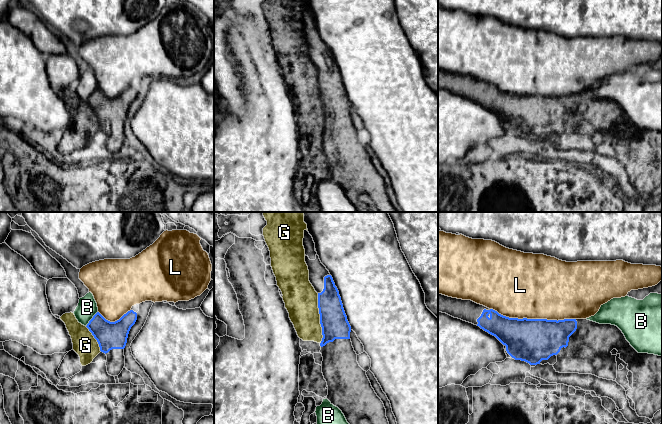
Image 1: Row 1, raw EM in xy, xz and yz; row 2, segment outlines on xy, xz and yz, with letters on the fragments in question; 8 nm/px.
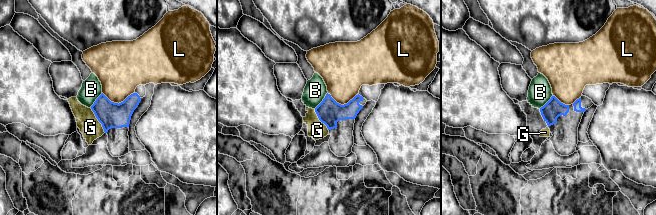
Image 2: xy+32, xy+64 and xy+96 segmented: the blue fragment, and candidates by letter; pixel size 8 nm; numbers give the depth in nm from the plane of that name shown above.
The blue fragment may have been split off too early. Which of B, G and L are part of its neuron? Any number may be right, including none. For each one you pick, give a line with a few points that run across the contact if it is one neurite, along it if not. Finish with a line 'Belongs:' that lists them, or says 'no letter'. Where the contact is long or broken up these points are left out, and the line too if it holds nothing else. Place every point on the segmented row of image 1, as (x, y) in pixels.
Belongs: no letter

